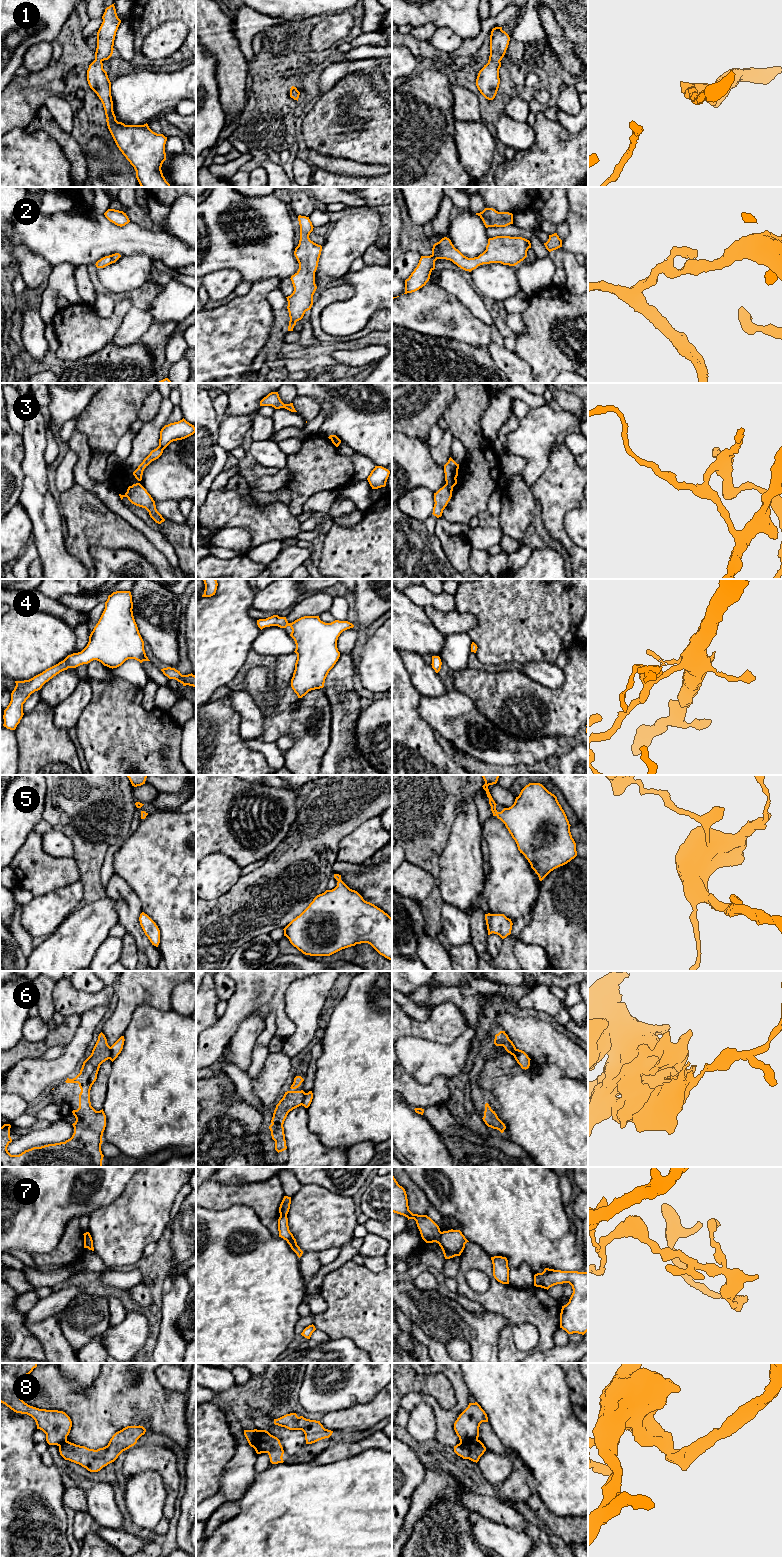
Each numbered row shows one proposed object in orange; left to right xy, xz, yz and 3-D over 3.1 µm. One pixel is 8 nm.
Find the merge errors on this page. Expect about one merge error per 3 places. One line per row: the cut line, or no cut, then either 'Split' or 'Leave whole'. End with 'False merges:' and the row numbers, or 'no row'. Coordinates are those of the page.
1: No split. Leave whole
2: No split. Leave whole
3: Split along yz (446, 483), (452, 488). Split
4: No split. Leave whole
5: No split. Leave whole
6: Split along xy (111, 1047), (109, 1058). Split
7: Split along yz (442, 1232), (436, 1242). Split
8: Split along xz (258, 1430), (254, 1448). Split
False merges: 3, 6, 7, 8

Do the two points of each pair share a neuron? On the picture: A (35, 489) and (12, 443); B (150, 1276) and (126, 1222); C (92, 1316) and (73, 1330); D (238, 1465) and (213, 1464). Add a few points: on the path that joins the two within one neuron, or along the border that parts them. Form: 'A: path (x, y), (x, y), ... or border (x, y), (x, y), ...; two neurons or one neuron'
A: border (22, 439), (24, 447), (22, 487); two neurons
B: border (142, 1255), (135, 1263); two neurons
C: path (87, 1316), (78, 1325); one neuron
D: border (235, 1443), (235, 1455), (220, 1476), (220, 1488); two neurons

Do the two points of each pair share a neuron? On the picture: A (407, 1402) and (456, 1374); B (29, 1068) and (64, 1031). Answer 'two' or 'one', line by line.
A: one
B: two

